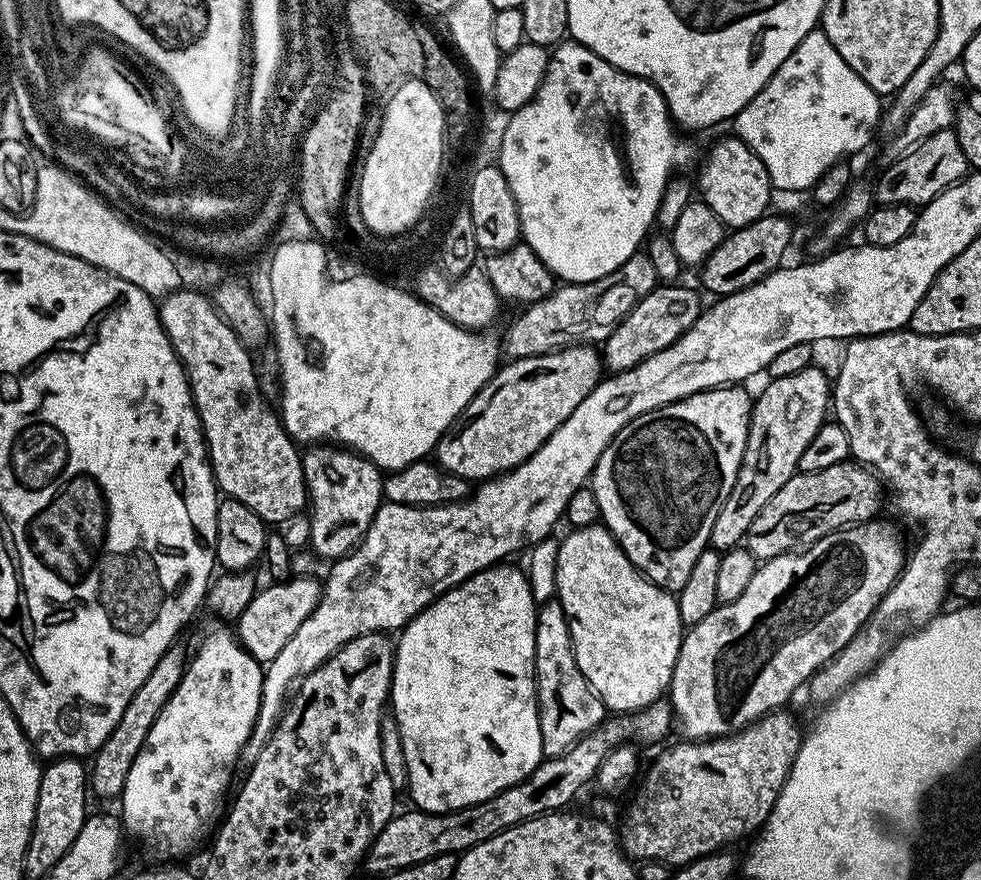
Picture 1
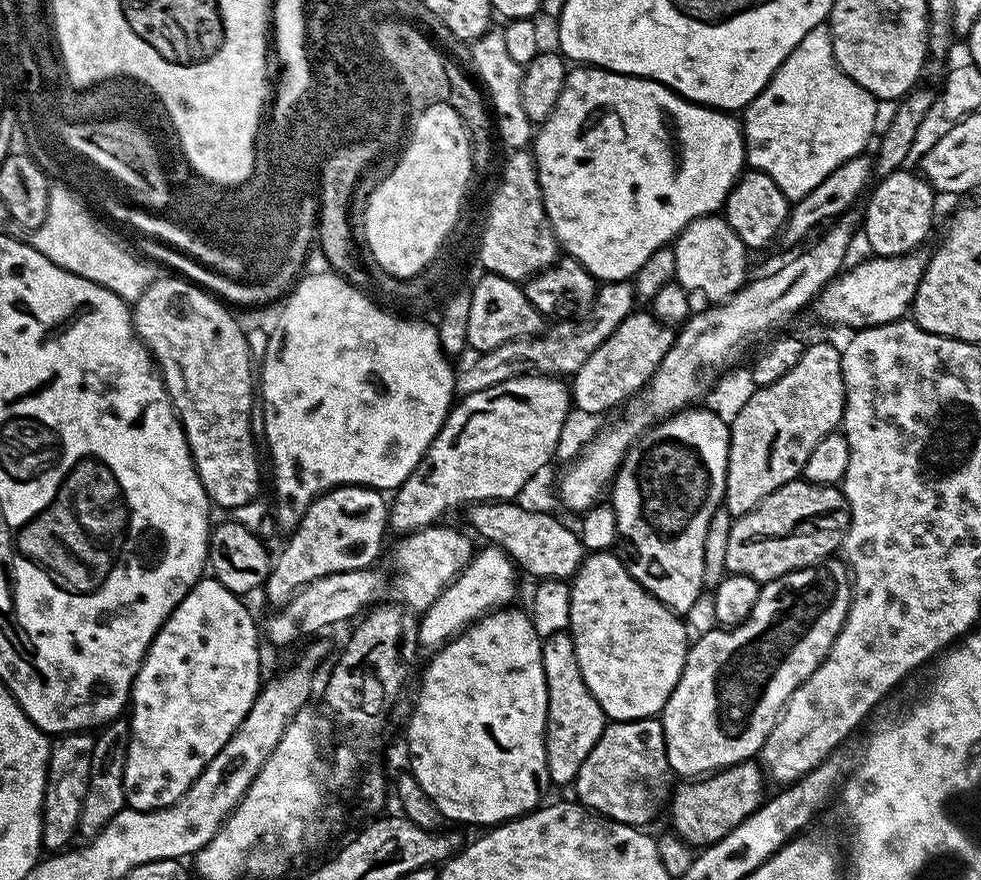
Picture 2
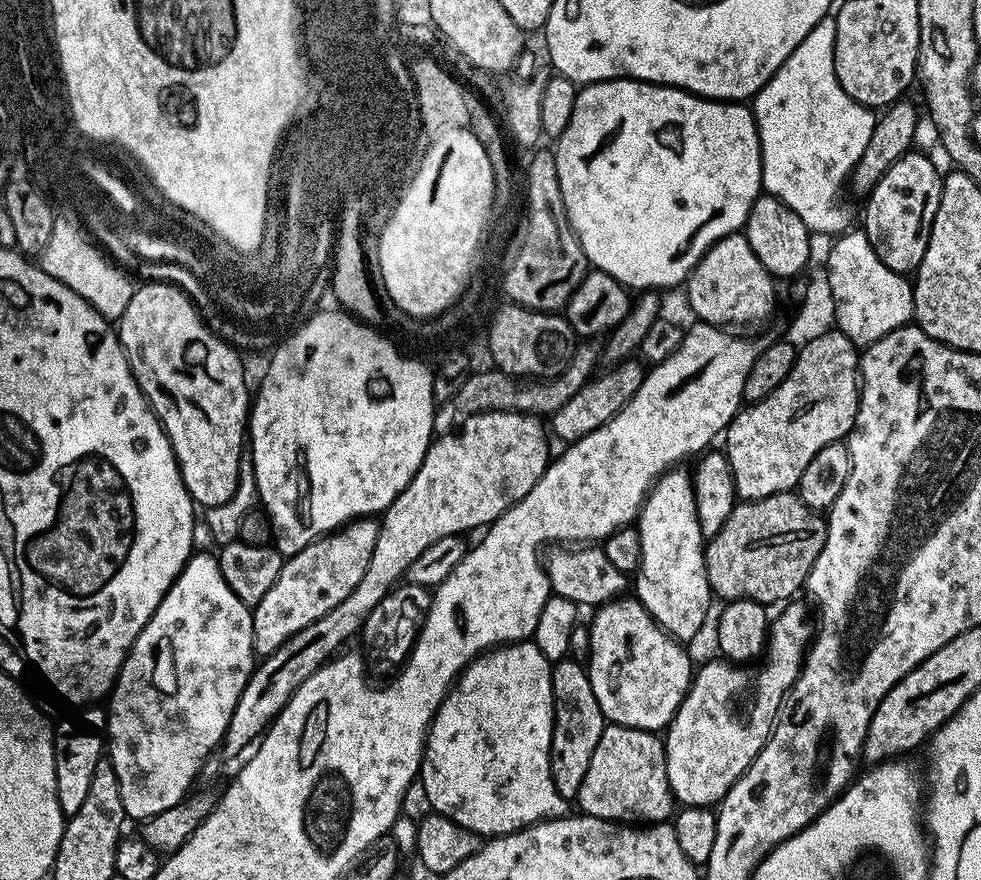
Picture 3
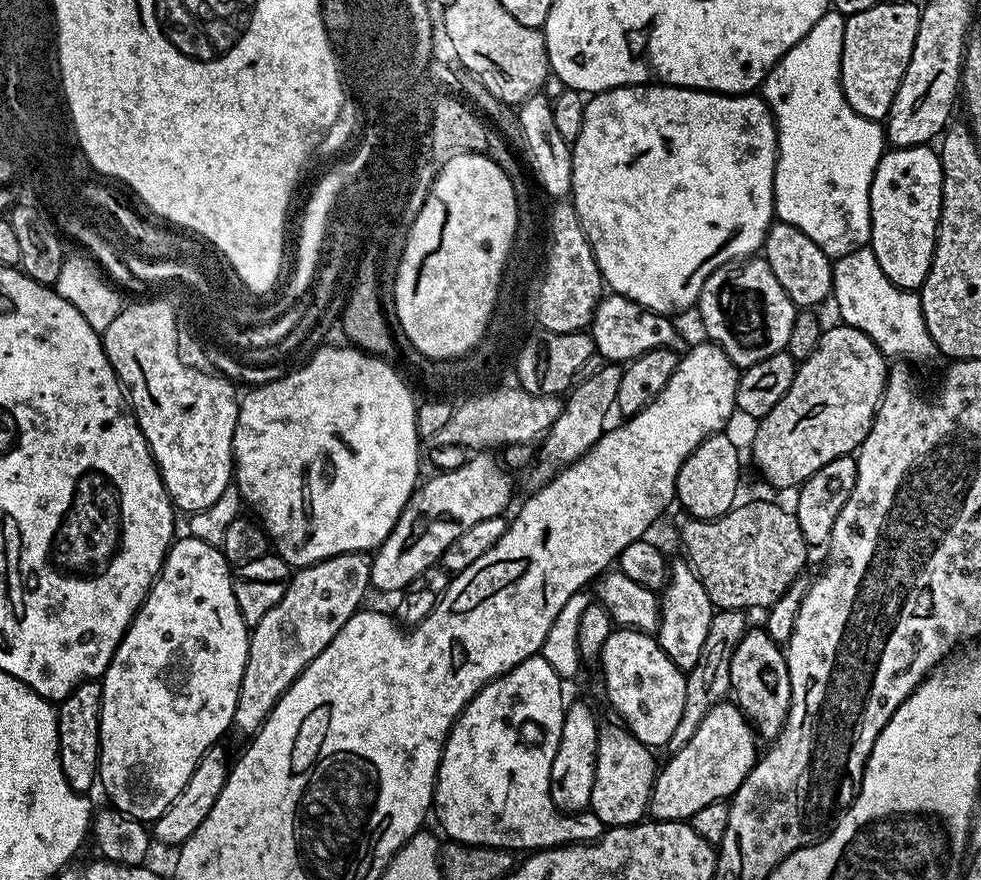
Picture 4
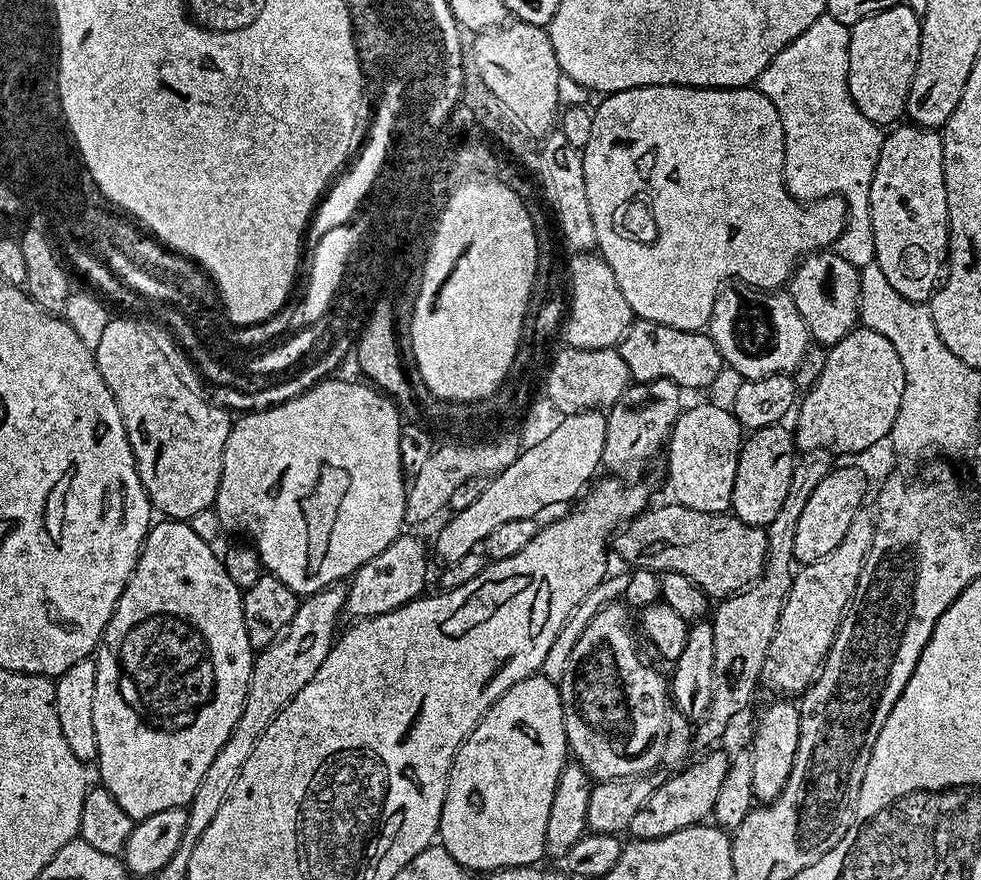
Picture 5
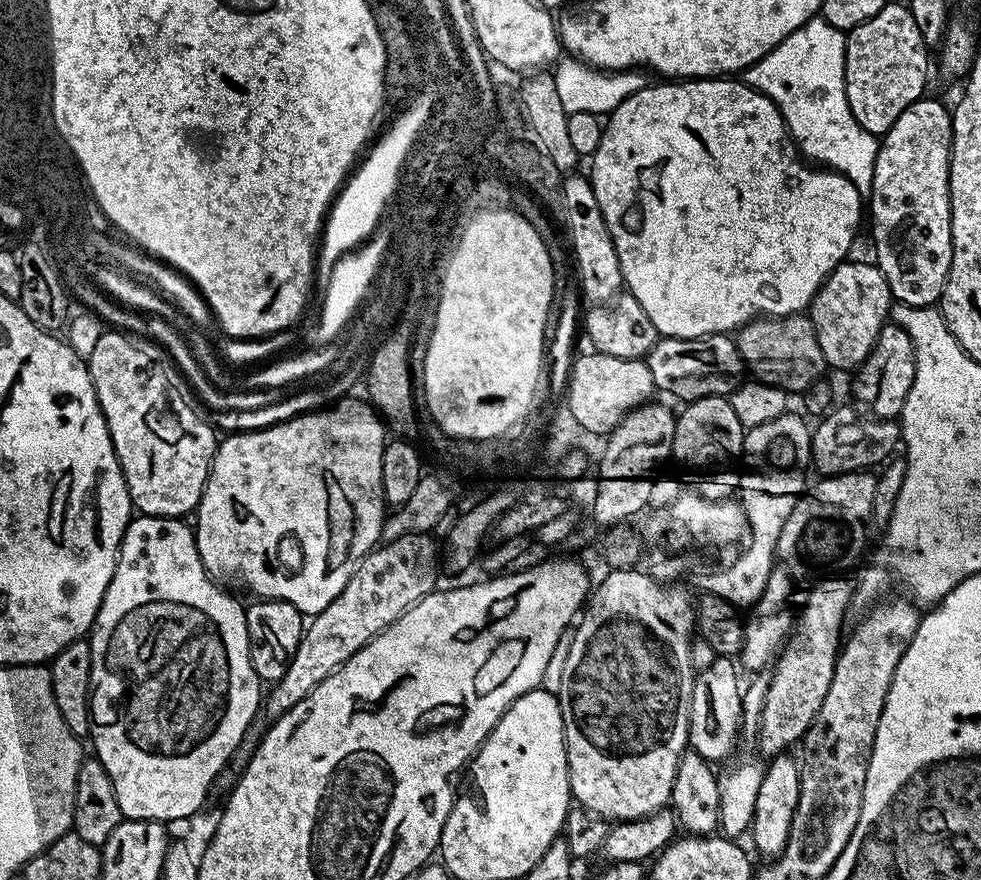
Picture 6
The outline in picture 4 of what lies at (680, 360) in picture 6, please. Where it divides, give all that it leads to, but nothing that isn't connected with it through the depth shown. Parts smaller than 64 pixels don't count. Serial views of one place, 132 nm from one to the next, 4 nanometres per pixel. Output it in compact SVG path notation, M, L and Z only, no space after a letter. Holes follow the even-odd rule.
M608 294L594 310L590 335L595 351L602 358L601 361L627 362L650 350L670 348L677 343L676 328L668 320L671 319L665 313L652 312L625 296Z

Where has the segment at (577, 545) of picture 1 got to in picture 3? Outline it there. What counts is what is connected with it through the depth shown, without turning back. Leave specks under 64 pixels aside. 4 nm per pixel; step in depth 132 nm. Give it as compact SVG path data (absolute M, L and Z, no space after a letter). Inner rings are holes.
M635 598L611 600L595 612L588 632L592 653L586 667L605 721L652 733L667 729L694 675L694 663L684 653L685 645L673 640Z

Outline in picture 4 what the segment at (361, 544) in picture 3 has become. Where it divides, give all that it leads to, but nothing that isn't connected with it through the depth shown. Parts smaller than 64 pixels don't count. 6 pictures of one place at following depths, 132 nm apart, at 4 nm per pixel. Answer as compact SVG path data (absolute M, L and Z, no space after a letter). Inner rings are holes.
M347 552L326 558L317 564L299 569L288 583L282 602L274 610L266 613L257 624L251 625L248 637L248 657L246 670L242 674L242 686L238 690L238 706L234 710L232 728L240 731L245 738L251 738L264 725L264 719L272 713L272 708L280 701L280 696L302 674L304 667L346 626L346 622L361 607L364 595L370 592L372 582L372 556L367 552Z

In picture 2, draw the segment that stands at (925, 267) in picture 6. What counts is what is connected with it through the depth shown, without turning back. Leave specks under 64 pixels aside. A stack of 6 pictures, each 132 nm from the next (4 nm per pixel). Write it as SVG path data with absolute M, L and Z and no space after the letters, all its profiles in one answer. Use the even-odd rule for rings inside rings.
M899 170L883 177L871 189L862 208L862 234L872 247L871 255L906 256L917 251L916 248L928 236L932 228L932 215L936 212L937 193L915 171Z

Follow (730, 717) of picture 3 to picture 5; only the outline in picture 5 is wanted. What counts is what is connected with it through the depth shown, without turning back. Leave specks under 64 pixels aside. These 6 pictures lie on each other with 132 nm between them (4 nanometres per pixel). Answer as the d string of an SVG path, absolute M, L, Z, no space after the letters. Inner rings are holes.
M720 750L709 751L701 755L704 757L697 764L689 763L675 774L669 775L664 784L658 786L654 794L650 794L648 805L638 810L638 814L634 814L627 831L633 832L631 835L637 840L653 840L707 821L711 817L712 807L718 798L718 790L726 778L726 770L730 763L729 753L716 751Z

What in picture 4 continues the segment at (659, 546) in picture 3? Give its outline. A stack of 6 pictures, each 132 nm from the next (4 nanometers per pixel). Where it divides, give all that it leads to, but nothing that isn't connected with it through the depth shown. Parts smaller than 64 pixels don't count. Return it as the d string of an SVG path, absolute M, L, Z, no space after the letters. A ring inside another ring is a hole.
M673 559L668 570L668 579L659 593L660 626L658 639L662 650L683 673L688 673L698 662L702 646L706 643L706 634L710 631L710 622L714 615L714 606L706 594L706 586L696 577L695 570L687 559Z

